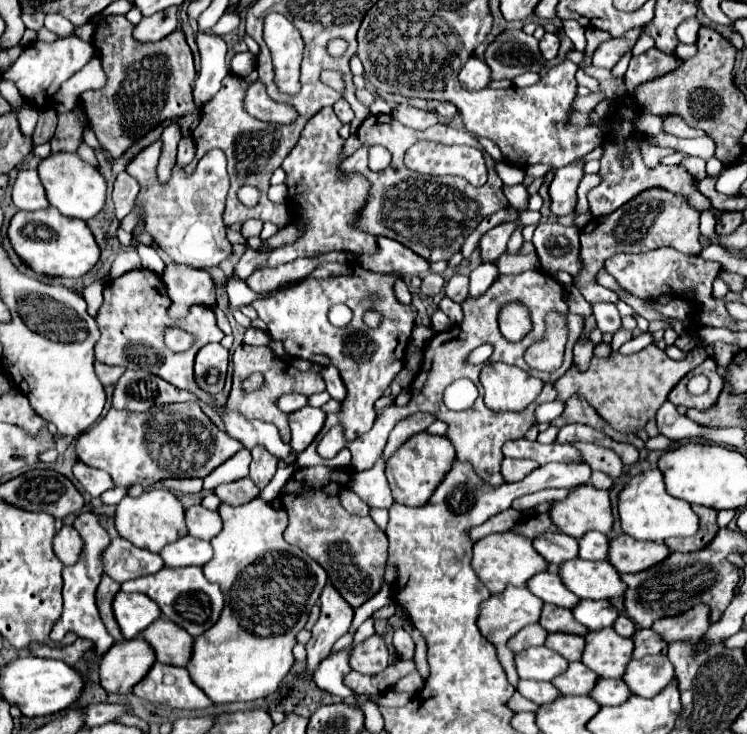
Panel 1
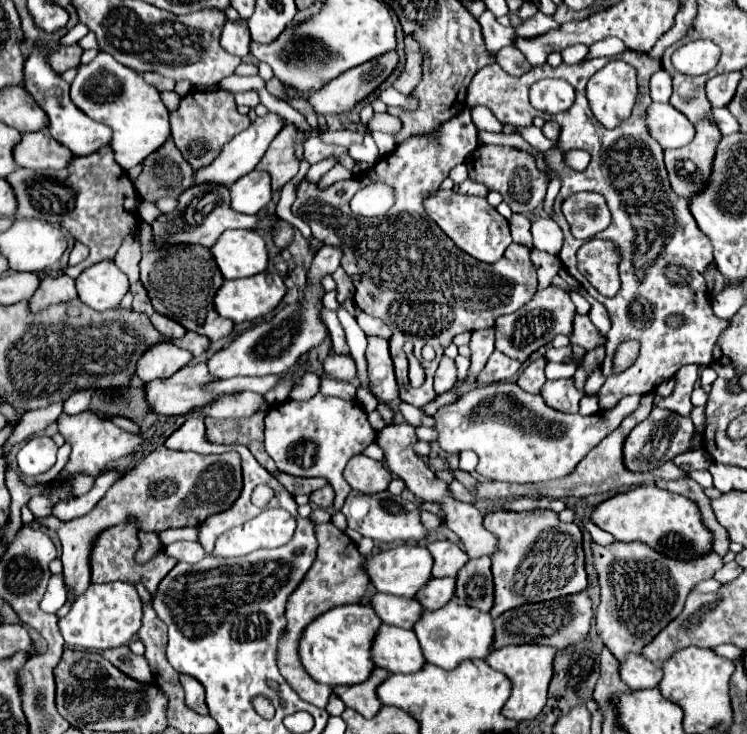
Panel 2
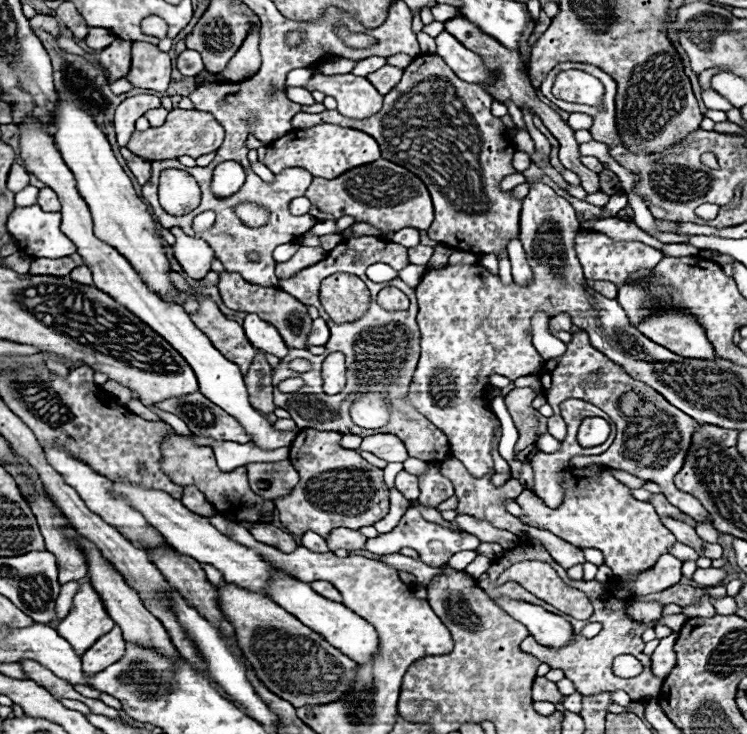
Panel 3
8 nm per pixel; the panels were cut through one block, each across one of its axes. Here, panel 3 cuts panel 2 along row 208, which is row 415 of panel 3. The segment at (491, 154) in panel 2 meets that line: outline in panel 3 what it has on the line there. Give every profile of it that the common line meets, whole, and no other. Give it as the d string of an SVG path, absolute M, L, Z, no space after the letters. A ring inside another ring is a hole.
M514 388L512 392L506 394L508 412L518 428L518 434L520 434L520 438L516 442L516 452L522 452L530 444L534 444L534 440L536 440L538 418L534 416L536 410L530 406L530 402L536 396L538 396L538 392L534 388Z

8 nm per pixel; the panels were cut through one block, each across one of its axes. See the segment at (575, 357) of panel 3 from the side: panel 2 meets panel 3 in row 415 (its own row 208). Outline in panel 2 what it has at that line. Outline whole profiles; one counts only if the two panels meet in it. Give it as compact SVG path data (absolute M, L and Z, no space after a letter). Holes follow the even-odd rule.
M624 52L620 60L628 62L638 70L638 98L632 108L628 120L624 120L614 130L604 128L596 122L596 116L590 110L586 98L586 84L588 80L608 64L608 58L598 57L580 64L560 64L552 68L548 64L530 70L524 76L510 76L498 64L484 66L470 82L466 104L468 106L488 106L496 118L504 120L506 124L516 126L532 126L532 118L540 116L540 112L530 104L528 90L540 78L562 78L572 84L576 90L576 100L572 108L560 114L546 114L542 112L544 120L554 120L562 126L562 134L556 142L556 148L546 152L546 160L552 168L560 168L562 174L562 188L554 200L554 220L564 232L564 244L560 250L560 260L564 268L584 286L584 276L576 268L576 250L580 248L580 240L570 234L568 222L560 212L562 202L576 194L576 192L598 192L606 198L606 204L612 214L612 224L602 231L602 238L612 240L618 244L618 250L624 254L624 260L619 264L622 288L616 298L600 298L592 286L586 286L588 294L602 302L610 314L612 328L608 332L606 342L606 358L602 364L602 374L606 376L604 386L598 392L600 410L616 406L616 402L630 394L648 394L664 380L670 380L682 366L698 364L706 366L712 362L712 350L718 342L720 334L730 326L730 320L720 320L712 312L710 296L706 290L704 268L714 260L712 258L712 244L700 232L694 218L688 214L688 204L676 192L672 192L664 160L662 148L656 144L644 126L644 114L650 104L648 94L648 78L660 68L660 62L650 60L646 54L638 52ZM568 150L584 150L592 156L586 170L576 172L566 166L564 154ZM656 236L656 238L646 238ZM656 254L656 256L654 256ZM638 306L642 308L638 312ZM670 316L682 316L682 324L672 328L668 326ZM626 340L640 340L640 356L636 358L634 366L622 374L612 372L612 358L618 344Z

